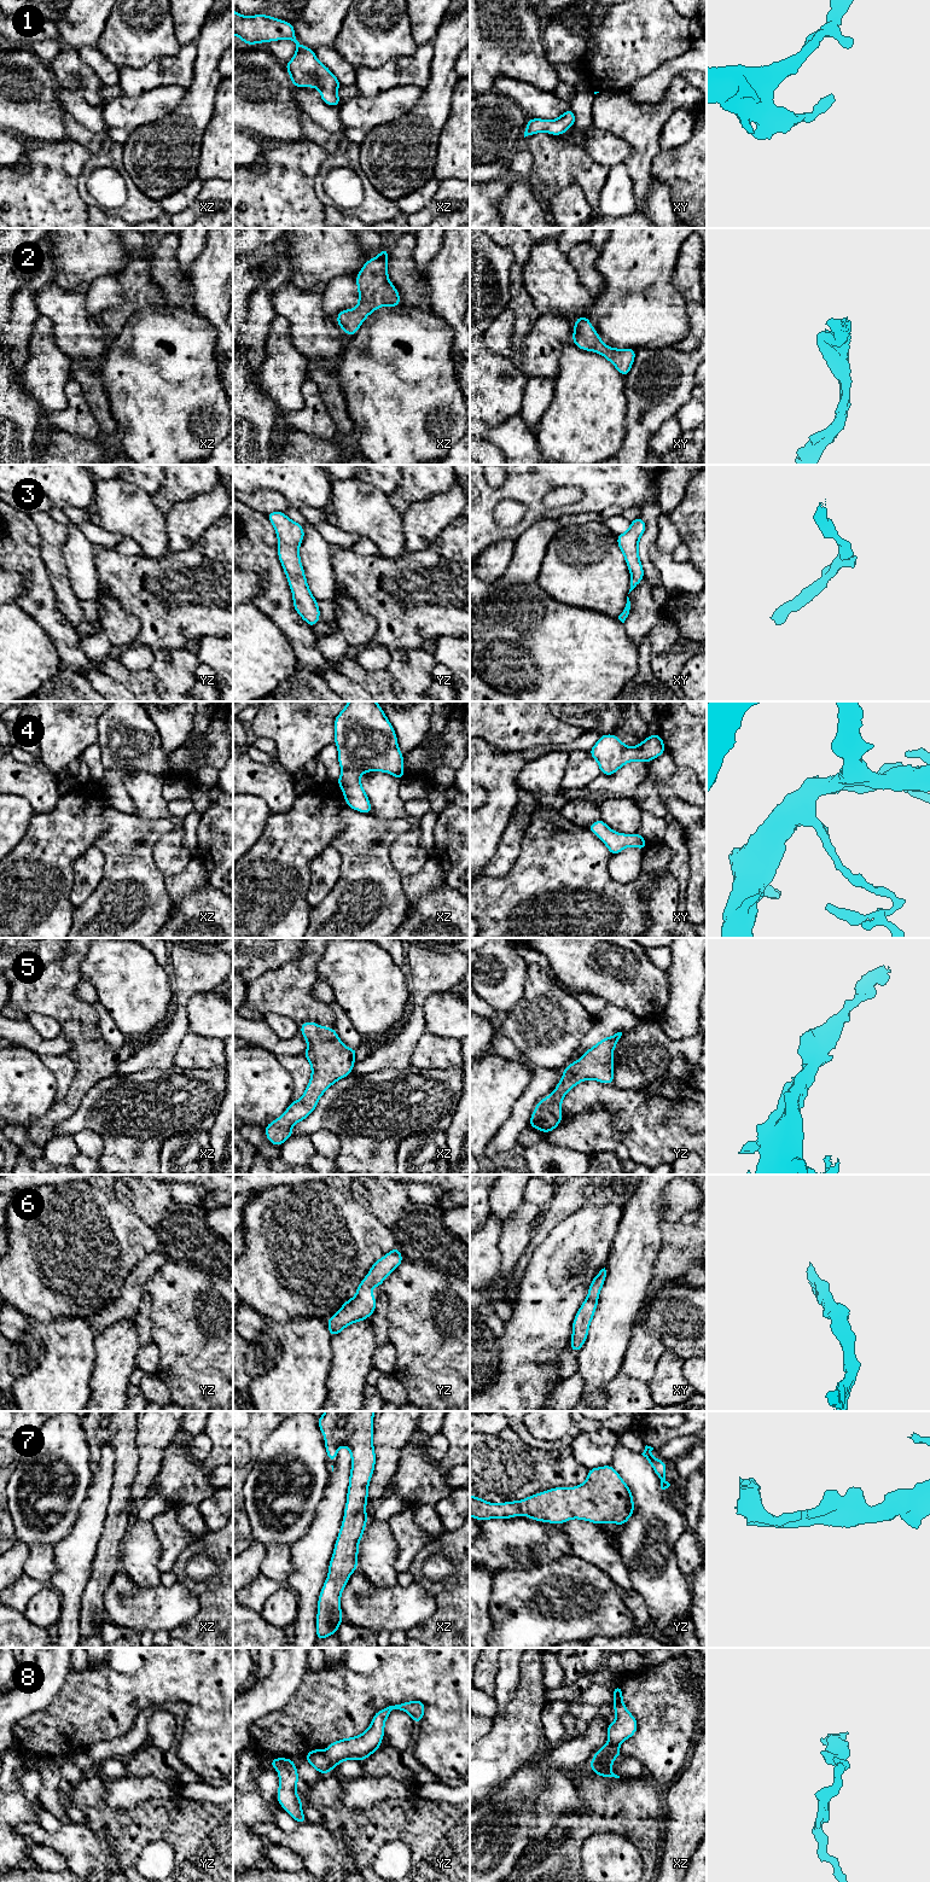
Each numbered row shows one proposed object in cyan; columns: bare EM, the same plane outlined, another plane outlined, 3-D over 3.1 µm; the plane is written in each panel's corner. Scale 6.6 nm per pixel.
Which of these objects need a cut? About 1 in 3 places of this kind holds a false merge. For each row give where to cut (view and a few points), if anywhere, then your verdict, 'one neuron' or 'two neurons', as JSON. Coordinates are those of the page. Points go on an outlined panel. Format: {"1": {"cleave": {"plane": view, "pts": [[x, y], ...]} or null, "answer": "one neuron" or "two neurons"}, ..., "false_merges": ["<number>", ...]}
{"1": {"cleave": null, "answer": "one neuron"}, "2": {"cleave": null, "answer": "one neuron"}, "3": {"cleave": null, "answer": "one neuron"}, "4": {"cleave": null, "answer": "one neuron"}, "5": {"cleave": null, "answer": "one neuron"}, "6": {"cleave": null, "answer": "one neuron"}, "7": {"cleave": null, "answer": "one neuron"}, "8": {"cleave": {"plane": "yz", "pts": [[324, 1752], [332, 1767]]}, "answer": "two neurons"}, "false_merges": ["8"]}

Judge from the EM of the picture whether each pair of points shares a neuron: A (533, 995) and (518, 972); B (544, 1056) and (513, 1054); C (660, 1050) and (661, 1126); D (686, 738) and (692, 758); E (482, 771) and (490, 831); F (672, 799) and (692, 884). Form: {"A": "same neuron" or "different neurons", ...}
{"A": "different neurons", "B": "different neurons", "C": "different neurons", "D": "same neuron", "E": "same neuron", "F": "same neuron"}

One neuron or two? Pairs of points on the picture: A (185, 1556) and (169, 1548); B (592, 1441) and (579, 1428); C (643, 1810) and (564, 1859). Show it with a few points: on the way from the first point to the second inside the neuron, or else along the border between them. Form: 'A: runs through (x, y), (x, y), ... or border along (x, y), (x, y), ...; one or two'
A: border along (202, 1538), (190, 1542), (170, 1569); two
B: border along (611, 1432), (606, 1429), (582, 1432), (569, 1444); two
C: runs through (621, 1810), (603, 1811), (575, 1837); one

